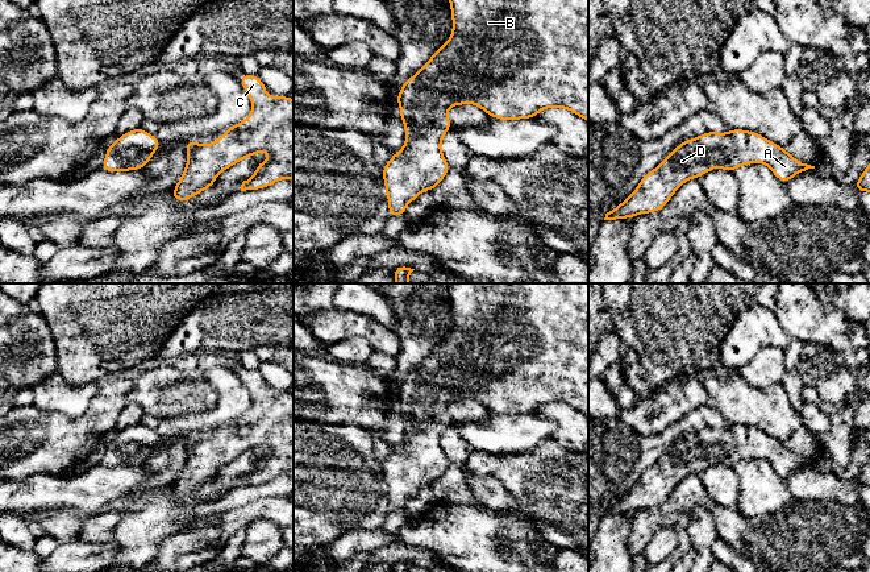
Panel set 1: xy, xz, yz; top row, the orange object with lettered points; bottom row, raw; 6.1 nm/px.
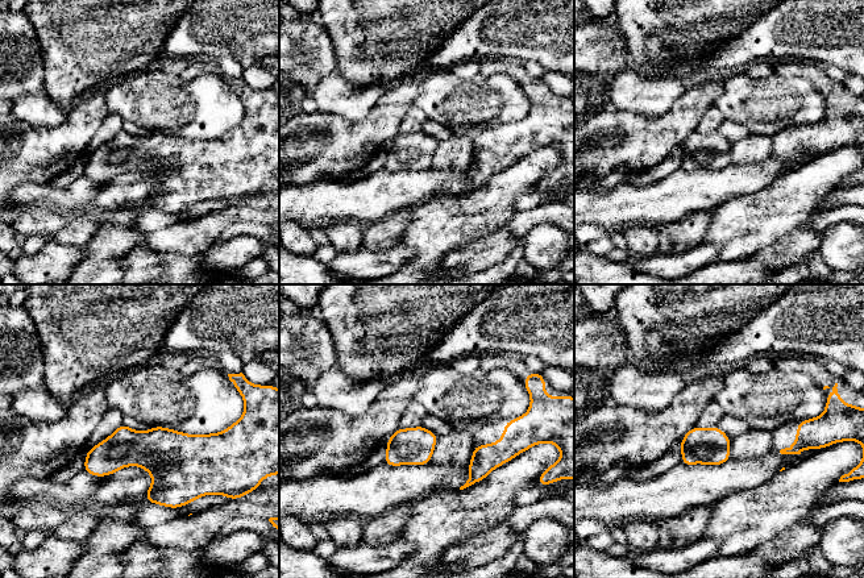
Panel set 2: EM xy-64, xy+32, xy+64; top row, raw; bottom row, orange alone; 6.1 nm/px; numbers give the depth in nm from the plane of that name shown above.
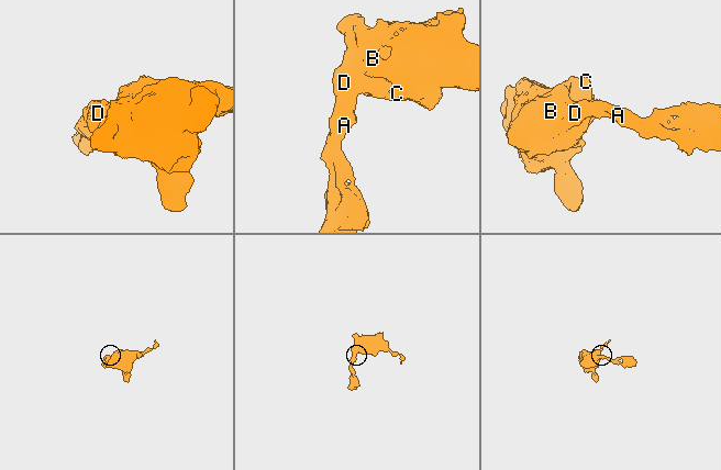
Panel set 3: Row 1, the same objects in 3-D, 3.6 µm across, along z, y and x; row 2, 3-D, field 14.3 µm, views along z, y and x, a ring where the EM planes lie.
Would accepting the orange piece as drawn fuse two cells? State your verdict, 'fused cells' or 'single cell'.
single cell

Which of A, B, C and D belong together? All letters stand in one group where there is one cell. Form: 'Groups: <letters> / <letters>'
Groups: A B C D

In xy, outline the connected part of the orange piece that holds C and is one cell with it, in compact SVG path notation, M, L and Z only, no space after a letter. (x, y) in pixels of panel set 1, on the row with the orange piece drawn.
M242 74L240 83L253 104L251 113L241 123L226 129L215 142L203 145L186 140L187 165L171 190L176 202L186 202L215 185L217 175L241 159L258 152L269 152L271 158L257 165L255 173L241 185L241 191L261 190L279 179L294 179L294 100L290 96L265 96L267 87L258 75Z

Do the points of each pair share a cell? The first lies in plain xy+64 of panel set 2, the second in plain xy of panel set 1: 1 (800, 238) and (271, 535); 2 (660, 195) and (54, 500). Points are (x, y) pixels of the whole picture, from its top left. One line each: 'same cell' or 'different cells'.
1: different cells
2: same cell

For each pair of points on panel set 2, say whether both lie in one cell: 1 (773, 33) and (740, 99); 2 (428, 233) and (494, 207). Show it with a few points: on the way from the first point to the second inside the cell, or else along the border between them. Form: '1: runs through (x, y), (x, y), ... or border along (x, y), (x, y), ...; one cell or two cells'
1: border along (740, 70), (726, 74); two cells
2: runs through (444, 223), (465, 219), (472, 212), (478, 211); one cell

